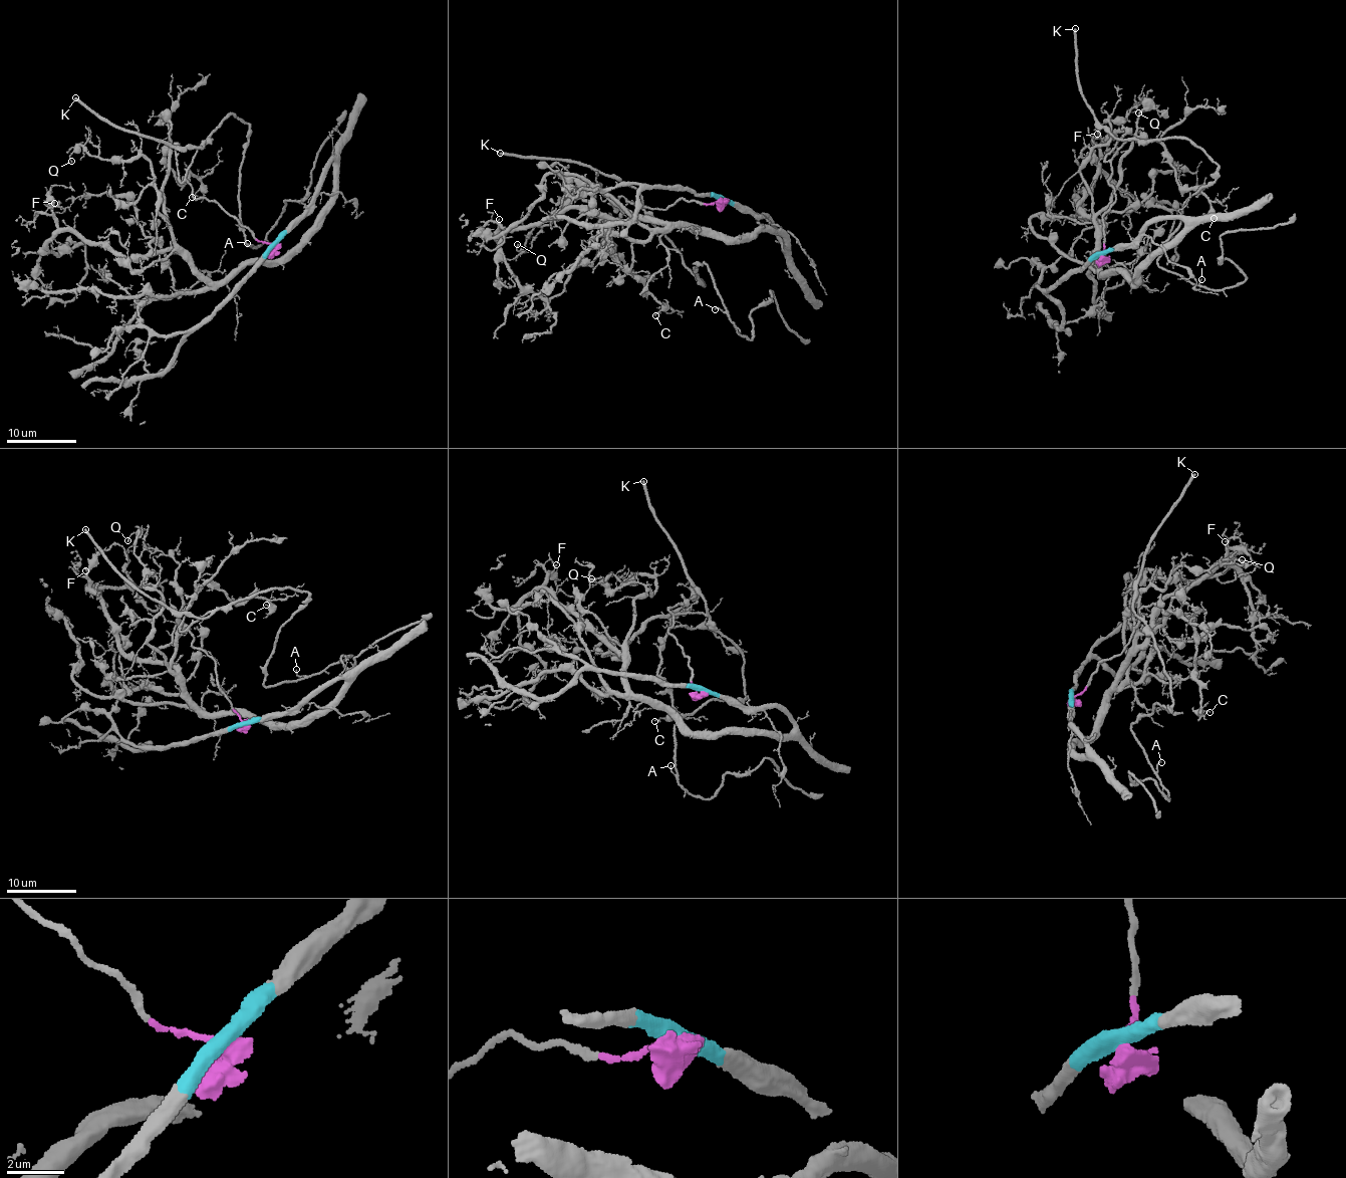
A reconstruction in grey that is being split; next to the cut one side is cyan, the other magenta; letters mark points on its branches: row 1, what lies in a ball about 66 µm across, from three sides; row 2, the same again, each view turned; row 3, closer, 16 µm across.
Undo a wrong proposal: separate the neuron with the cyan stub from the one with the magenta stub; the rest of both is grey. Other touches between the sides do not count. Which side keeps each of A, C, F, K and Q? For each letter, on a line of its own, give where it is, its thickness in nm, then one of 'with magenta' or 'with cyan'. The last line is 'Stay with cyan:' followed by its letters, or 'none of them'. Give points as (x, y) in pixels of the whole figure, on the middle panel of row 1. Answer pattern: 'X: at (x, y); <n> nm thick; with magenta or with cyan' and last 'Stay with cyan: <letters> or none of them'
A: at (715, 309); 120 nm thick; with magenta
C: at (655, 315); 110 nm thick; with cyan
F: at (499, 219); 150 nm thick; with cyan
K: at (500, 153); 320 nm thick; with magenta
Q: at (517, 244); 130 nm thick; with cyan
Stay with cyan: C, F, Q

